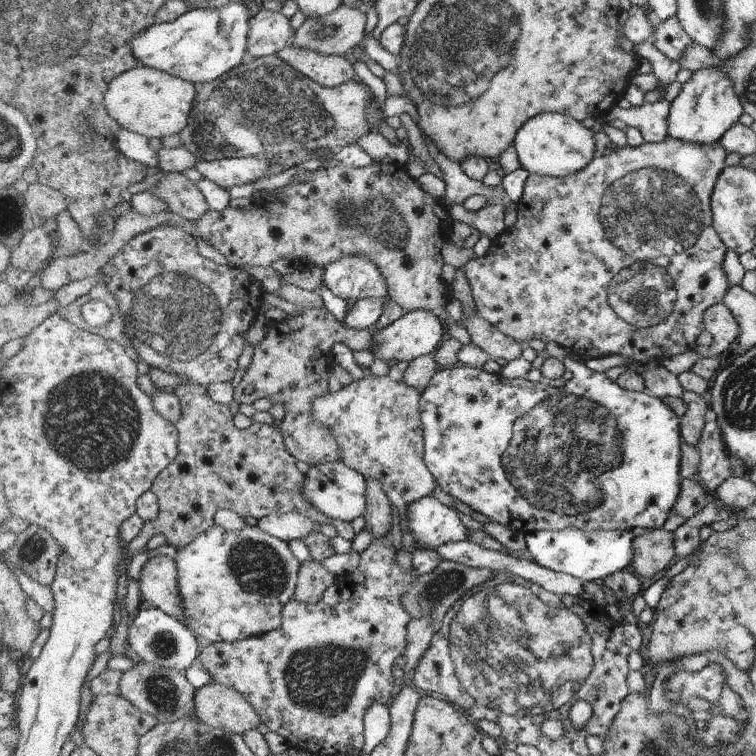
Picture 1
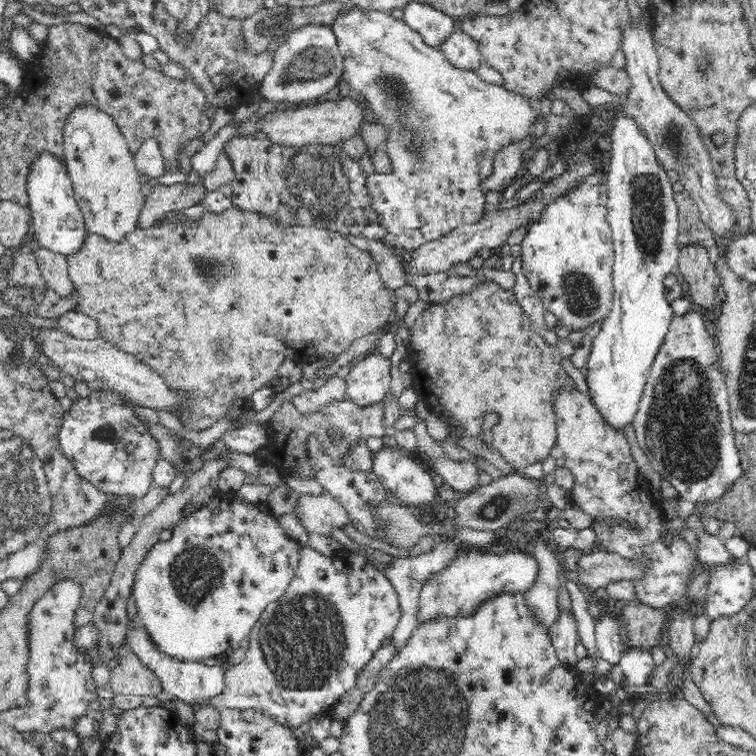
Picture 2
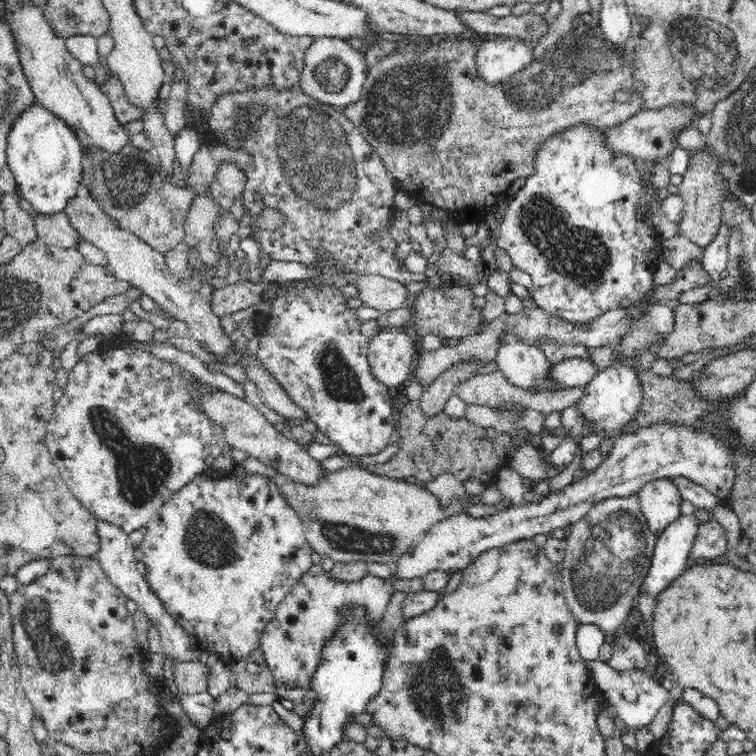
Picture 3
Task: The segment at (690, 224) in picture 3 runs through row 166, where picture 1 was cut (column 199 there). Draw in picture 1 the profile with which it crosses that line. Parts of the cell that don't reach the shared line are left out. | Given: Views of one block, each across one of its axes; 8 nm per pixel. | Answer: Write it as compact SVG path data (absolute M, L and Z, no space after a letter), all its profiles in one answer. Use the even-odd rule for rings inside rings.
M216 680L200 687L197 690L196 700L198 718L212 727L222 727L224 730L242 735L243 732L256 729L261 723L255 708L246 700L245 696L242 696L242 693L236 689L228 688Z

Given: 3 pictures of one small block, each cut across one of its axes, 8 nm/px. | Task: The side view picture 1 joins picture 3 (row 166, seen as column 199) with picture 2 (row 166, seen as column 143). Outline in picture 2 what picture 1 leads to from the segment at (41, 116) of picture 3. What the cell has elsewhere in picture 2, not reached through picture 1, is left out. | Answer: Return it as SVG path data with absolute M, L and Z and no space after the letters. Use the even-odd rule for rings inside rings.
M40 154L32 164L27 180L30 224L35 231L33 244L38 249L67 258L79 254L87 240L83 212L74 196L73 182L69 179L64 162L50 154Z

